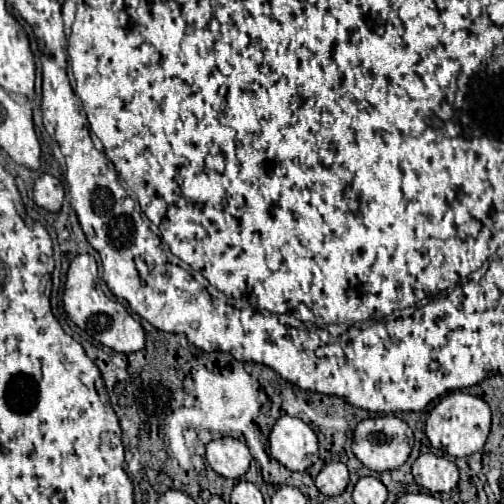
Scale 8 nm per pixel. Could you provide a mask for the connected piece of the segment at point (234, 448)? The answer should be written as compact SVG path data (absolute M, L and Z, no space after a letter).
M222 437L208 443L206 459L218 475L226 479L240 479L246 475L252 455L242 441L232 437Z

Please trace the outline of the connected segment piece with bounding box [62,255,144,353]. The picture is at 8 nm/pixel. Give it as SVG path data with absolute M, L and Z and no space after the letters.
M76 255L68 267L66 273L66 285L64 285L64 311L68 317L82 329L86 331L92 339L98 343L110 347L112 351L118 353L132 353L140 351L144 347L144 329L138 321L130 317L130 313L124 309L122 303L110 299L104 295L100 283L98 283L98 265L94 257L90 255Z

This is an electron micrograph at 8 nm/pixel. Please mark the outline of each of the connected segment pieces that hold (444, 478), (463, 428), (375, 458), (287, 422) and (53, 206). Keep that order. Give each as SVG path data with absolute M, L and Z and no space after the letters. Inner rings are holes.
M424 453L414 461L412 475L420 487L432 493L448 493L458 485L458 467L432 453Z
M460 391L446 395L426 419L426 437L430 439L432 447L442 449L452 457L468 457L480 451L486 443L490 431L490 409L488 405L474 395L464 395Z
M380 415L380 417L370 417L370 419L364 419L358 423L358 427L354 431L352 451L364 467L368 467L376 473L382 473L382 471L394 471L402 463L406 463L406 459L410 457L412 445L414 445L412 429L402 419L398 419L394 415Z
M282 417L268 439L270 455L290 471L306 471L318 459L318 439L298 417Z
M40 175L34 183L34 201L38 207L58 213L64 201L64 187L52 175Z

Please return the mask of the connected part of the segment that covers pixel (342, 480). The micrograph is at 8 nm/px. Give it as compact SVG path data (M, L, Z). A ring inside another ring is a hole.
M328 463L316 477L316 487L326 497L342 495L348 485L348 469L344 463Z

